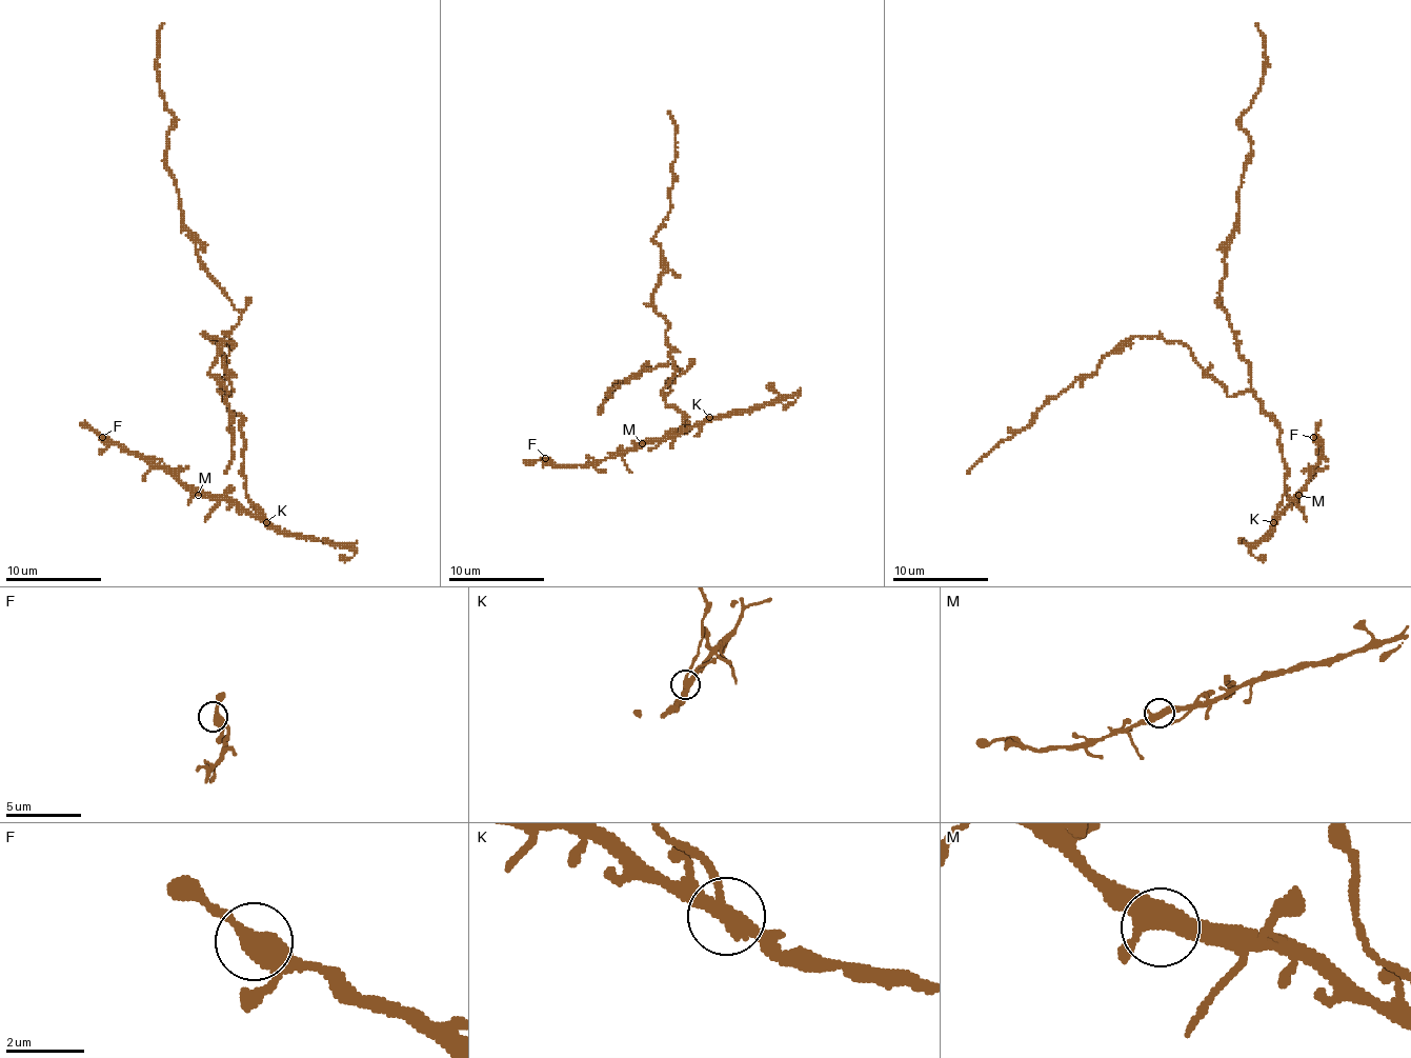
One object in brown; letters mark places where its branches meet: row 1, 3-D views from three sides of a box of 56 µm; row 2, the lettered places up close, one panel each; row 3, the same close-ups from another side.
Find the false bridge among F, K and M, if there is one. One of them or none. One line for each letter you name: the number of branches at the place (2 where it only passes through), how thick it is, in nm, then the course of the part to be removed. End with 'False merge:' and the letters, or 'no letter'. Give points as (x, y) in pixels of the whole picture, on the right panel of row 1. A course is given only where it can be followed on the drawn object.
K: 3 | 360 nm | (1272, 521), (1287, 463), (1280, 425), (1255, 396), (1220, 298), (1251, 137), (1242, 115), (1265, 59), (1255, 23)
False merge: K

